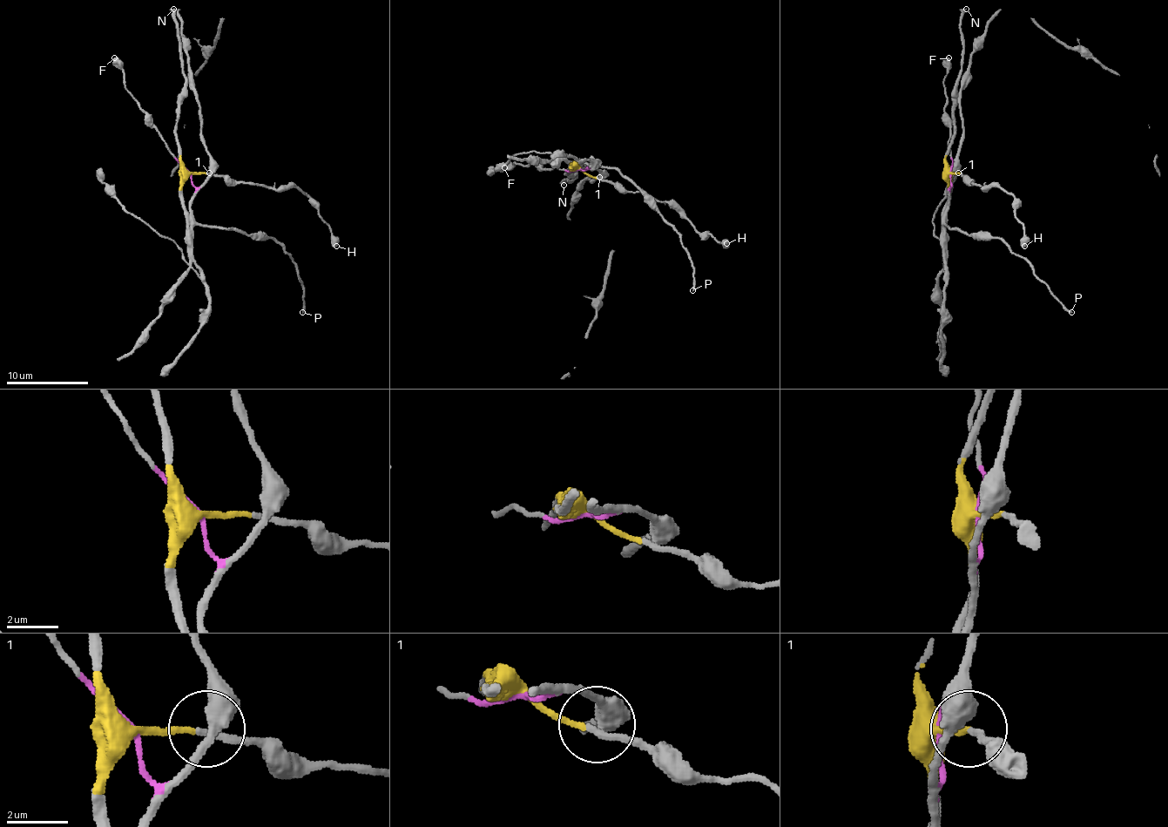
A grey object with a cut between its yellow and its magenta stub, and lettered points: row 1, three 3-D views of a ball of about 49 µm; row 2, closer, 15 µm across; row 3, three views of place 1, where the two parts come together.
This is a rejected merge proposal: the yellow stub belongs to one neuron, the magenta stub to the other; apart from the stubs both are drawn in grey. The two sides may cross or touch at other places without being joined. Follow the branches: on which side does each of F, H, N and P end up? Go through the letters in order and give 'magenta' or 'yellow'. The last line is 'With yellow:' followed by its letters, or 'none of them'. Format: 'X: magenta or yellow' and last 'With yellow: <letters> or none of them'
F: magenta
H: yellow
N: yellow
P: magenta
With yellow: H, N

